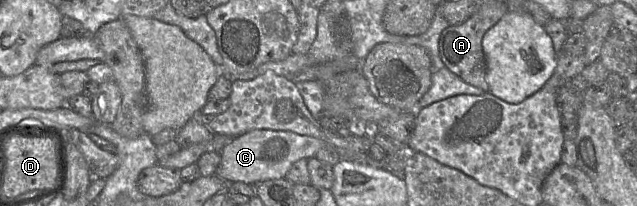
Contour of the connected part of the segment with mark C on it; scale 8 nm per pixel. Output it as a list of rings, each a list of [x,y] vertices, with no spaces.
[[[253,130],[233,138],[222,149],[216,175],[228,183],[239,181],[250,185],[271,179],[282,179],[296,161],[314,157],[325,145],[327,144],[320,139],[291,131]]]

